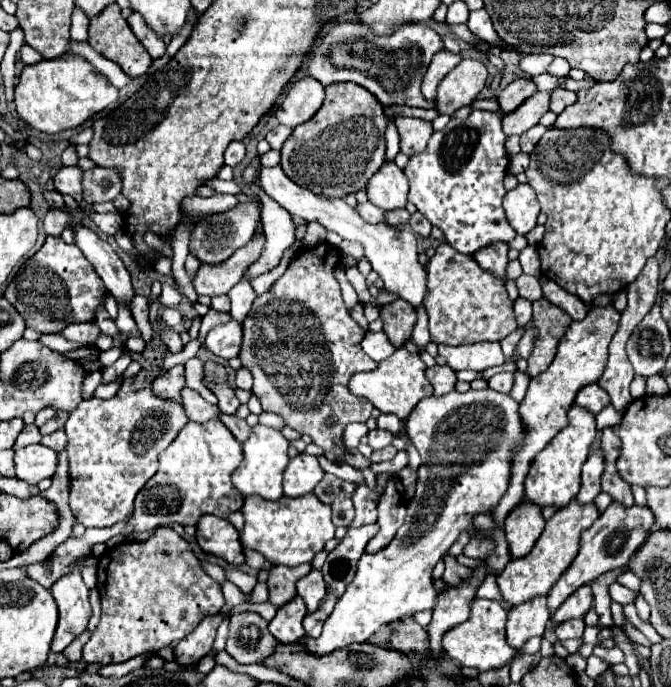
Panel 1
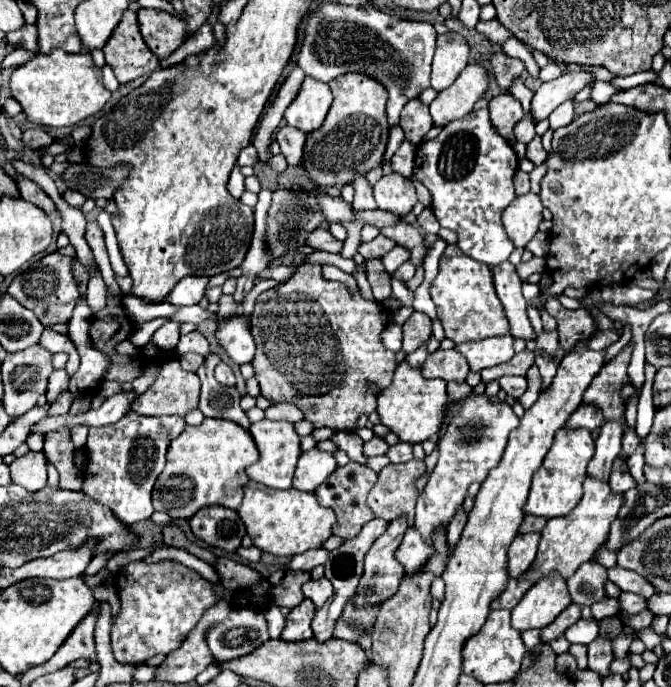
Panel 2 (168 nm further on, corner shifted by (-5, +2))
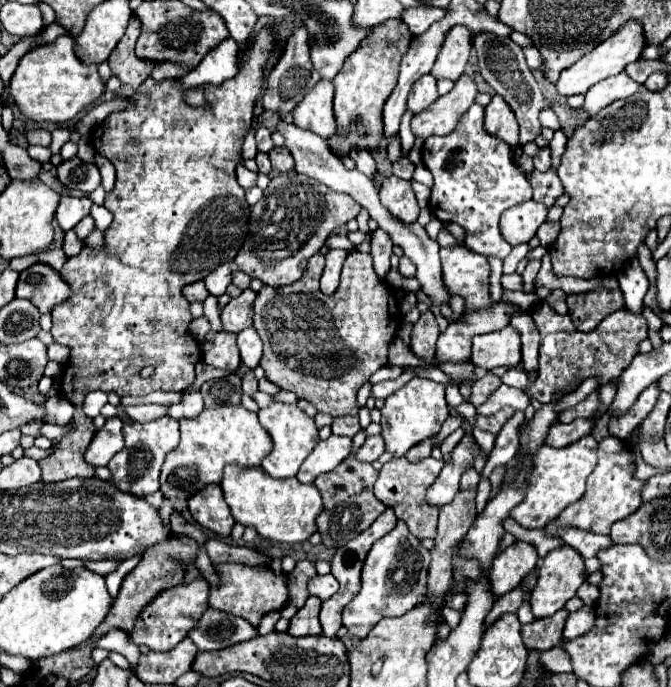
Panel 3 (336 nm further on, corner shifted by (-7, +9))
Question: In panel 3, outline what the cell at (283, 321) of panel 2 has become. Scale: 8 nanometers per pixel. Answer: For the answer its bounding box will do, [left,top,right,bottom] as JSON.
[254,251,402,417]

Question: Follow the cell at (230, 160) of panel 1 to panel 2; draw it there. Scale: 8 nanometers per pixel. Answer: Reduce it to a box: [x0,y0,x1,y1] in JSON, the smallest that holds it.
[238,144,258,166]

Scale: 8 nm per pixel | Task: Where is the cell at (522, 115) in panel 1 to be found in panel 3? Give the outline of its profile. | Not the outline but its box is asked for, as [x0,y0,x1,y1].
[556,21,646,97]

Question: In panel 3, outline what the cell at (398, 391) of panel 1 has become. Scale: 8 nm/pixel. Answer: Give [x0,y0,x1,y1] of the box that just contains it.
[380,377,448,457]

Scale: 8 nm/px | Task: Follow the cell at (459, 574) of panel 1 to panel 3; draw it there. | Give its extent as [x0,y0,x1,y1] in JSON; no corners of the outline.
[460,467,480,489]

